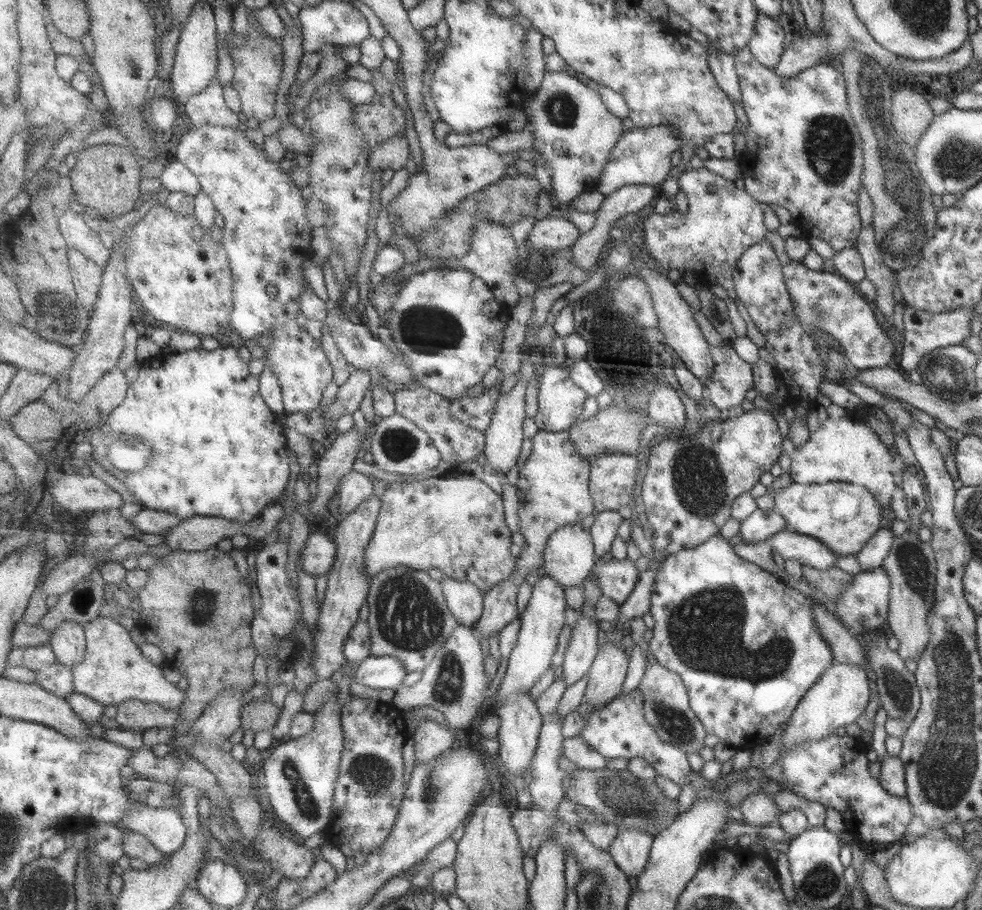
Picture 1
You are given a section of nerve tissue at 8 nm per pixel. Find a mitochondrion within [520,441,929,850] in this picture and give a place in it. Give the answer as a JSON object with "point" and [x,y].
{"point":[704,631]}

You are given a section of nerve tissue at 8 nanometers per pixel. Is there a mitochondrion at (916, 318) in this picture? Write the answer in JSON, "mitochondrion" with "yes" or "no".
{"mitochondrion":"no"}

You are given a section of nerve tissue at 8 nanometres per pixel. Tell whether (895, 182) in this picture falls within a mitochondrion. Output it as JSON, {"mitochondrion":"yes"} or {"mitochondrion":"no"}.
{"mitochondrion":"yes"}

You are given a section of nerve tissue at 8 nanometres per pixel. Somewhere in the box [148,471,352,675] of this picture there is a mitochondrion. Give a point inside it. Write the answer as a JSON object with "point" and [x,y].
{"point":[201,607]}

